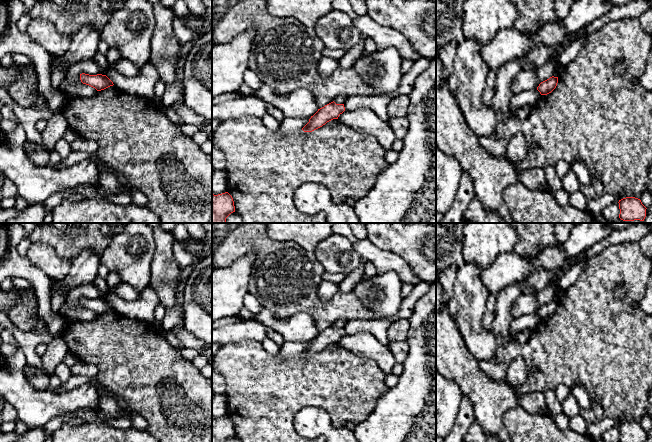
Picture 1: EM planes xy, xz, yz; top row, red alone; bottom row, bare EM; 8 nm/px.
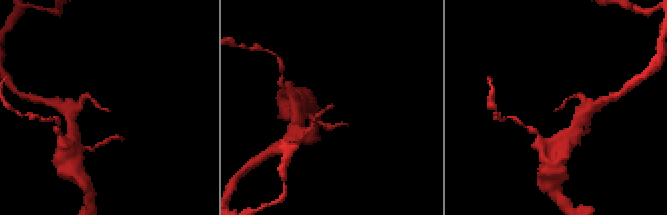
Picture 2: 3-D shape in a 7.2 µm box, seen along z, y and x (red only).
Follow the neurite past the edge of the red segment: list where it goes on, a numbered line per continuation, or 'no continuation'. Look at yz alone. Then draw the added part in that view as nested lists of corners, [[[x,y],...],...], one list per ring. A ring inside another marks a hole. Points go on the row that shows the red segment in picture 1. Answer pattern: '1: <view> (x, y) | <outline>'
no continuation

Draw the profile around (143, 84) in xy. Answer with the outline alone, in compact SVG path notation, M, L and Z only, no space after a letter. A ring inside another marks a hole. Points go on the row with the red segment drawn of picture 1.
M146 63L140 72L134 77L127 77L113 68L109 68L106 76L113 82L114 86L129 94L153 100L155 86L161 81L158 71L151 63Z

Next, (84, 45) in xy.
M83 26L73 36L68 51L57 59L51 60L50 70L70 68L84 59L93 59L98 52L101 31L92 26Z

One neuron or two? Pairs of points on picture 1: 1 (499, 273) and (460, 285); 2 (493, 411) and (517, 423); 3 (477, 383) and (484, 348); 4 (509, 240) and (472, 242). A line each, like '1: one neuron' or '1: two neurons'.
1: two neurons
2: two neurons
3: two neurons
4: one neuron

